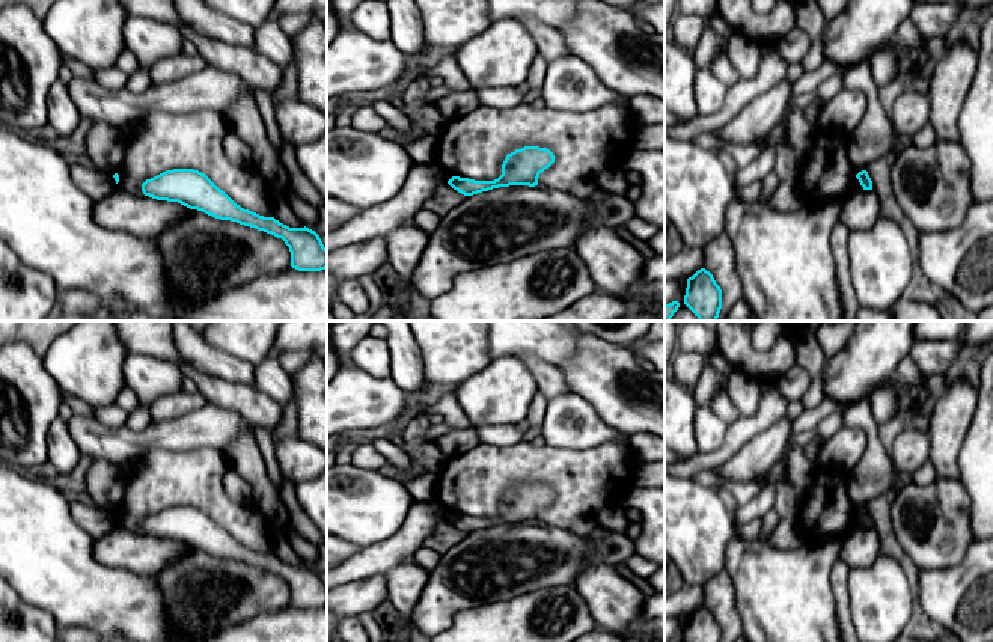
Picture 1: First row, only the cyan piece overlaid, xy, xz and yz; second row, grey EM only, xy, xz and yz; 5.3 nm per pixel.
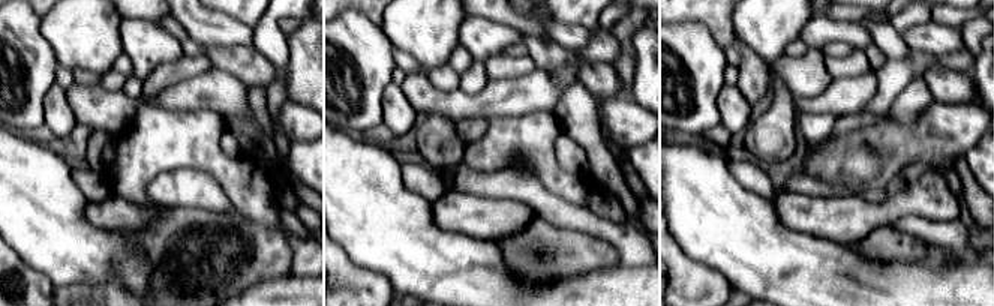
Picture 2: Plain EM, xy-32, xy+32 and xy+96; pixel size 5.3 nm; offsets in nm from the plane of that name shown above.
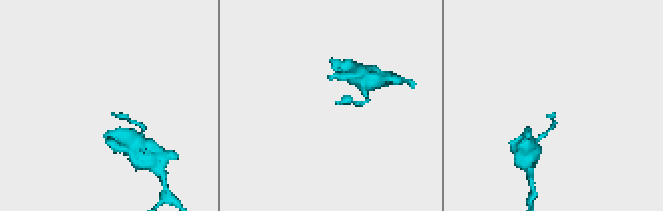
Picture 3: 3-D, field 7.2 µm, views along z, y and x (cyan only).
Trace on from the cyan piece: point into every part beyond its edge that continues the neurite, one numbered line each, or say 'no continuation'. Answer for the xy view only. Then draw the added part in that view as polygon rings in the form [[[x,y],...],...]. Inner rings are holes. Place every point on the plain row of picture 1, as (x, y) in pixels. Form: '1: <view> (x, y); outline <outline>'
no continuation

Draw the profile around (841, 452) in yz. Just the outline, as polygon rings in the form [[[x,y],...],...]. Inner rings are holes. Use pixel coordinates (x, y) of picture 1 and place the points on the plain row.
[[[842,426],[826,439],[815,470],[850,473],[862,458],[866,442],[866,433],[862,428]]]

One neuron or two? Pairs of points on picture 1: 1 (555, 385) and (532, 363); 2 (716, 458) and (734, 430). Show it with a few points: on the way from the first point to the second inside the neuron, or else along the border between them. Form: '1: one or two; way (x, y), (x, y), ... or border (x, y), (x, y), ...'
1: one; way (549, 379), (538, 368)
2: one; way (724, 451), (734, 437)

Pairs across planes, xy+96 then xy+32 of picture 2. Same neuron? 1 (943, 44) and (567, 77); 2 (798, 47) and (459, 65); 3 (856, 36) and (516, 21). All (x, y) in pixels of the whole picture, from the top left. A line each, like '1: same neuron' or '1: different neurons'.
1: different neurons
2: same neuron
3: different neurons

